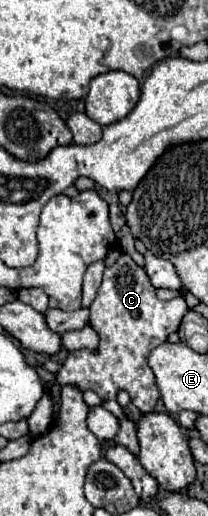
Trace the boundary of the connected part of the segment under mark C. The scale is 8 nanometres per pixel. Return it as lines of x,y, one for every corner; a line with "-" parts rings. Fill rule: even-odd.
123,253
115,265
105,269
103,283
91,303
89,323
99,333
99,351
91,353
79,349
69,353
57,373
57,383
73,385
79,391
91,389
101,399
115,399
117,393
125,389
141,413
151,413
159,399
159,387
151,367
147,365
147,357
155,345
165,343
167,335
179,329
185,313
187,303
183,297
159,301
147,273
127,253

